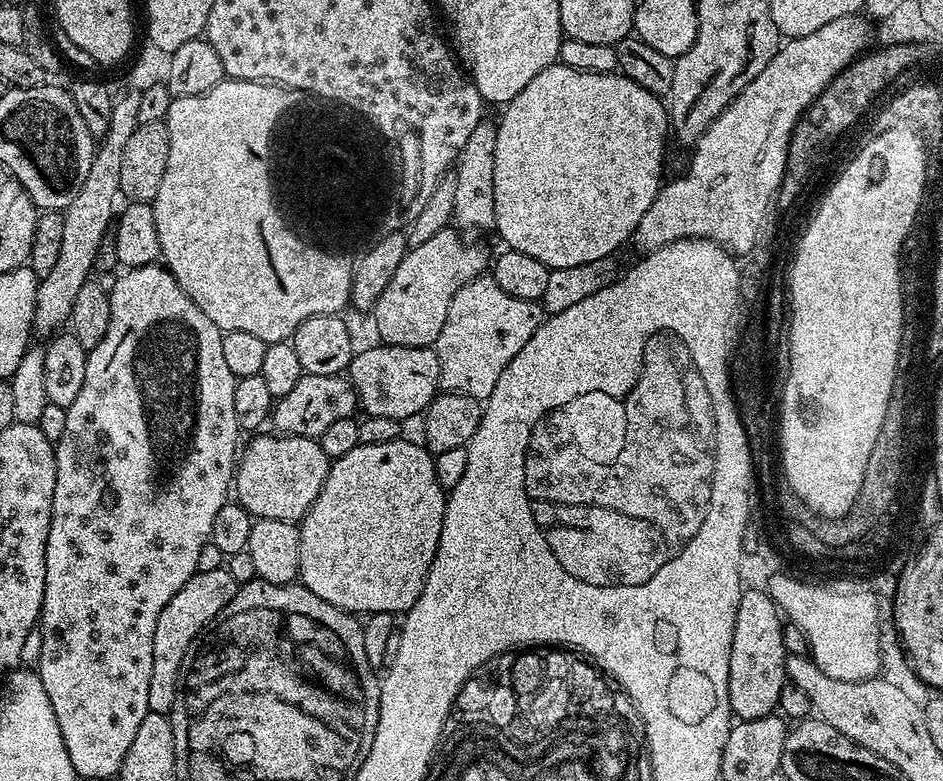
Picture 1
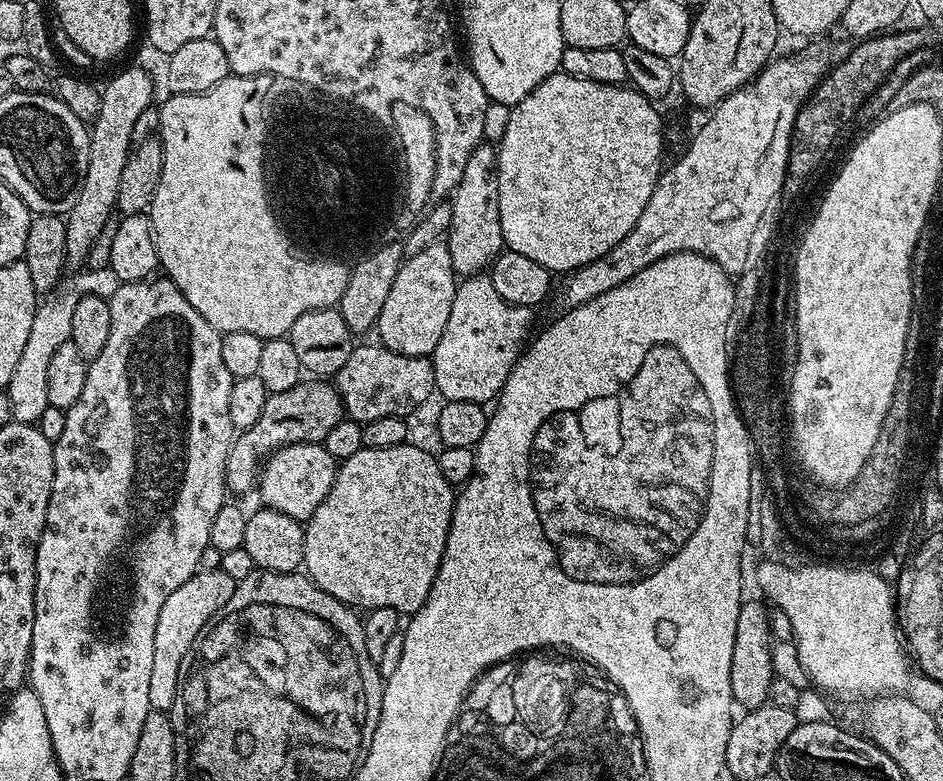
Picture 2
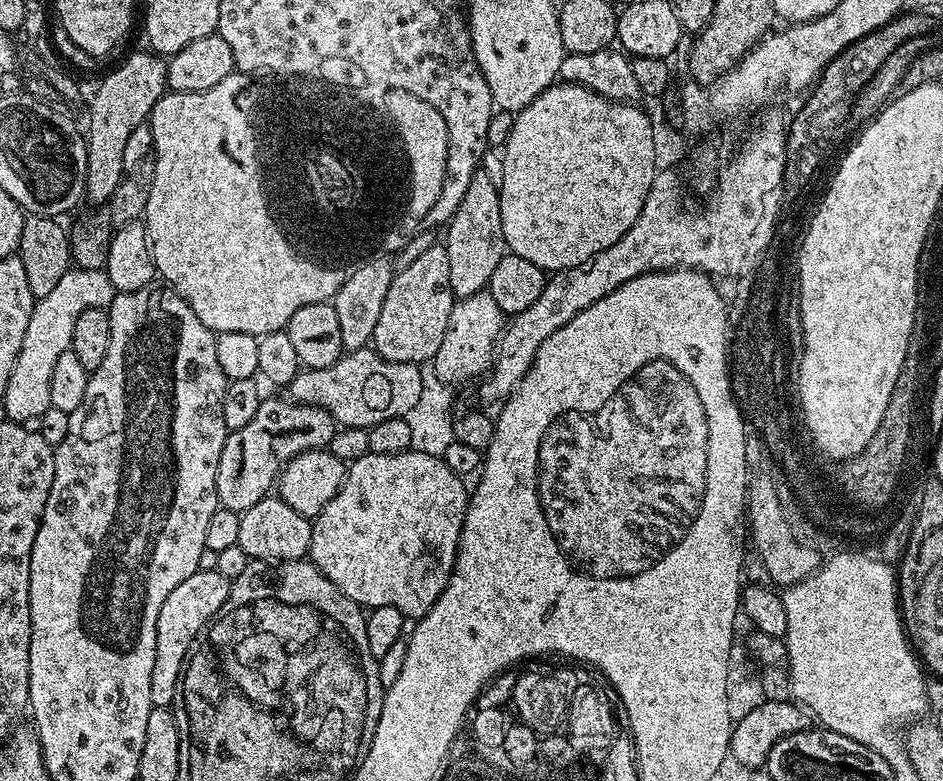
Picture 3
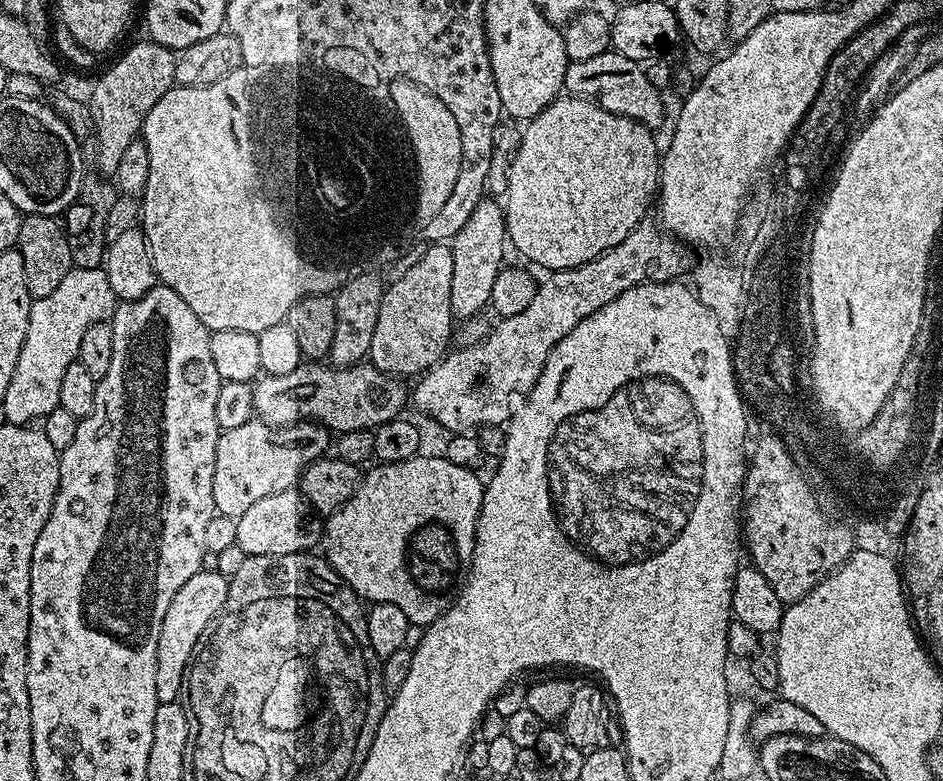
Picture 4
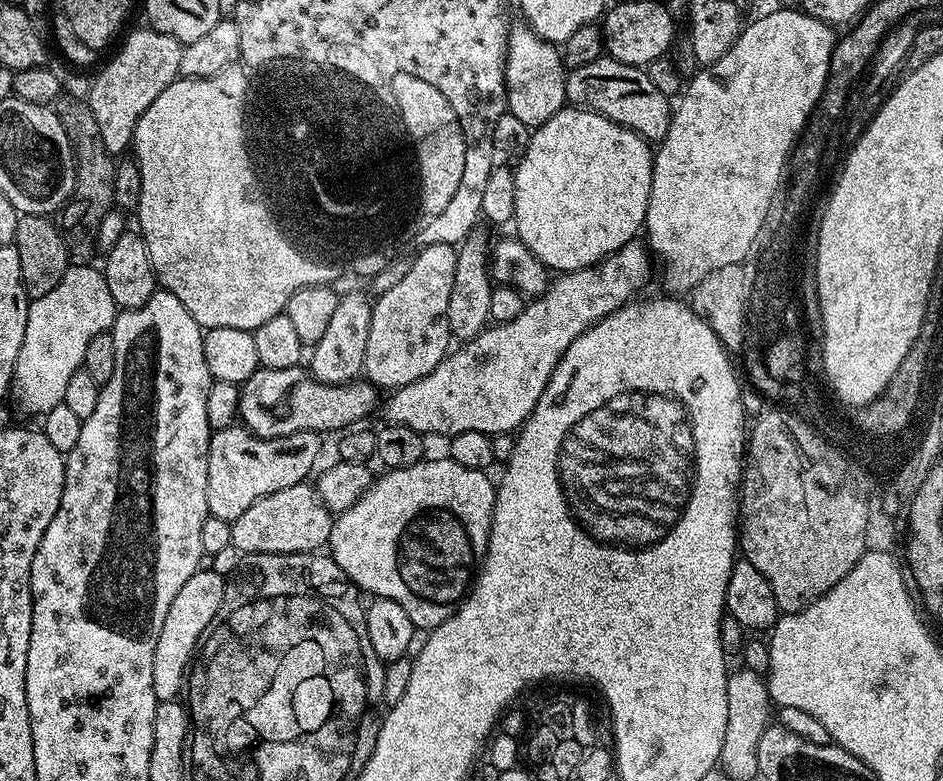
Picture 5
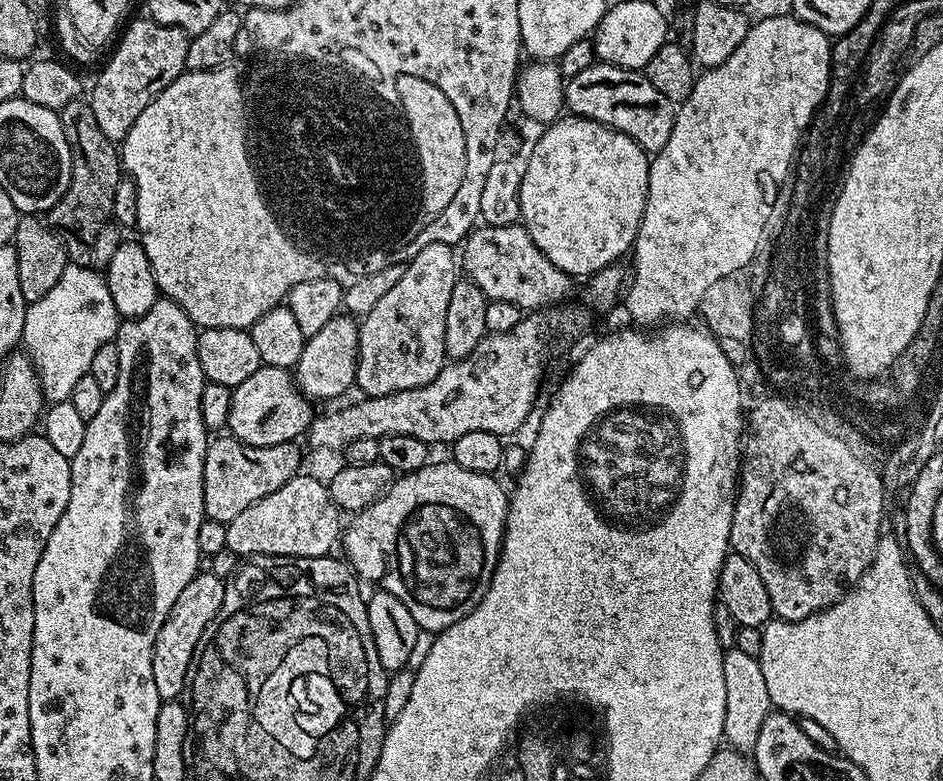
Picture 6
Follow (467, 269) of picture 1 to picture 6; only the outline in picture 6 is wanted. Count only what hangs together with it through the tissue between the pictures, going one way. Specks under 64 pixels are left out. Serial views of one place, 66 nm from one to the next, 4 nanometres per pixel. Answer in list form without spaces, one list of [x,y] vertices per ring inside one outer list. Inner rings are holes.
[[[431,244],[426,246],[426,250],[409,260],[402,278],[398,278],[398,283],[387,292],[381,300],[374,306],[374,310],[370,310],[370,314],[366,314],[359,321],[360,325],[360,353],[358,354],[358,362],[356,363],[356,383],[357,389],[361,388],[365,397],[369,396],[385,396],[386,394],[394,394],[402,390],[414,390],[426,386],[426,382],[434,382],[434,378],[438,378],[438,374],[445,366],[446,357],[444,354],[444,339],[446,338],[446,306],[450,306],[450,294],[454,291],[458,279],[458,256],[451,244]]]

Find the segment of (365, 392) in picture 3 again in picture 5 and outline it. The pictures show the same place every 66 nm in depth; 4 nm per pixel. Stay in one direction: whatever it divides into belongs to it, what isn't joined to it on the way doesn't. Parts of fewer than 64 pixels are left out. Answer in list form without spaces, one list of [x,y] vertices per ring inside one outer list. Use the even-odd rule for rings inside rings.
[[[303,367],[274,370],[257,368],[256,373],[240,385],[239,423],[258,438],[278,438],[299,432],[327,434],[331,428],[348,430],[359,425],[376,408],[378,389],[367,379],[357,378],[351,384],[320,384],[311,371]]]

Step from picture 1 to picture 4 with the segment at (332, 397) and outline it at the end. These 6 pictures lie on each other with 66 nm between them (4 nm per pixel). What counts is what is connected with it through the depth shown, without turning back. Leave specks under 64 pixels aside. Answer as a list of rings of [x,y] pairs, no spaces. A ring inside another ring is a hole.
[[[254,418],[234,430],[221,432],[218,450],[214,450],[214,506],[221,516],[239,518],[258,502],[258,498],[270,498],[270,494],[287,492],[297,487],[300,475],[315,460],[321,459],[330,448],[330,433],[323,424],[301,420],[298,424],[275,428],[265,420]]]

